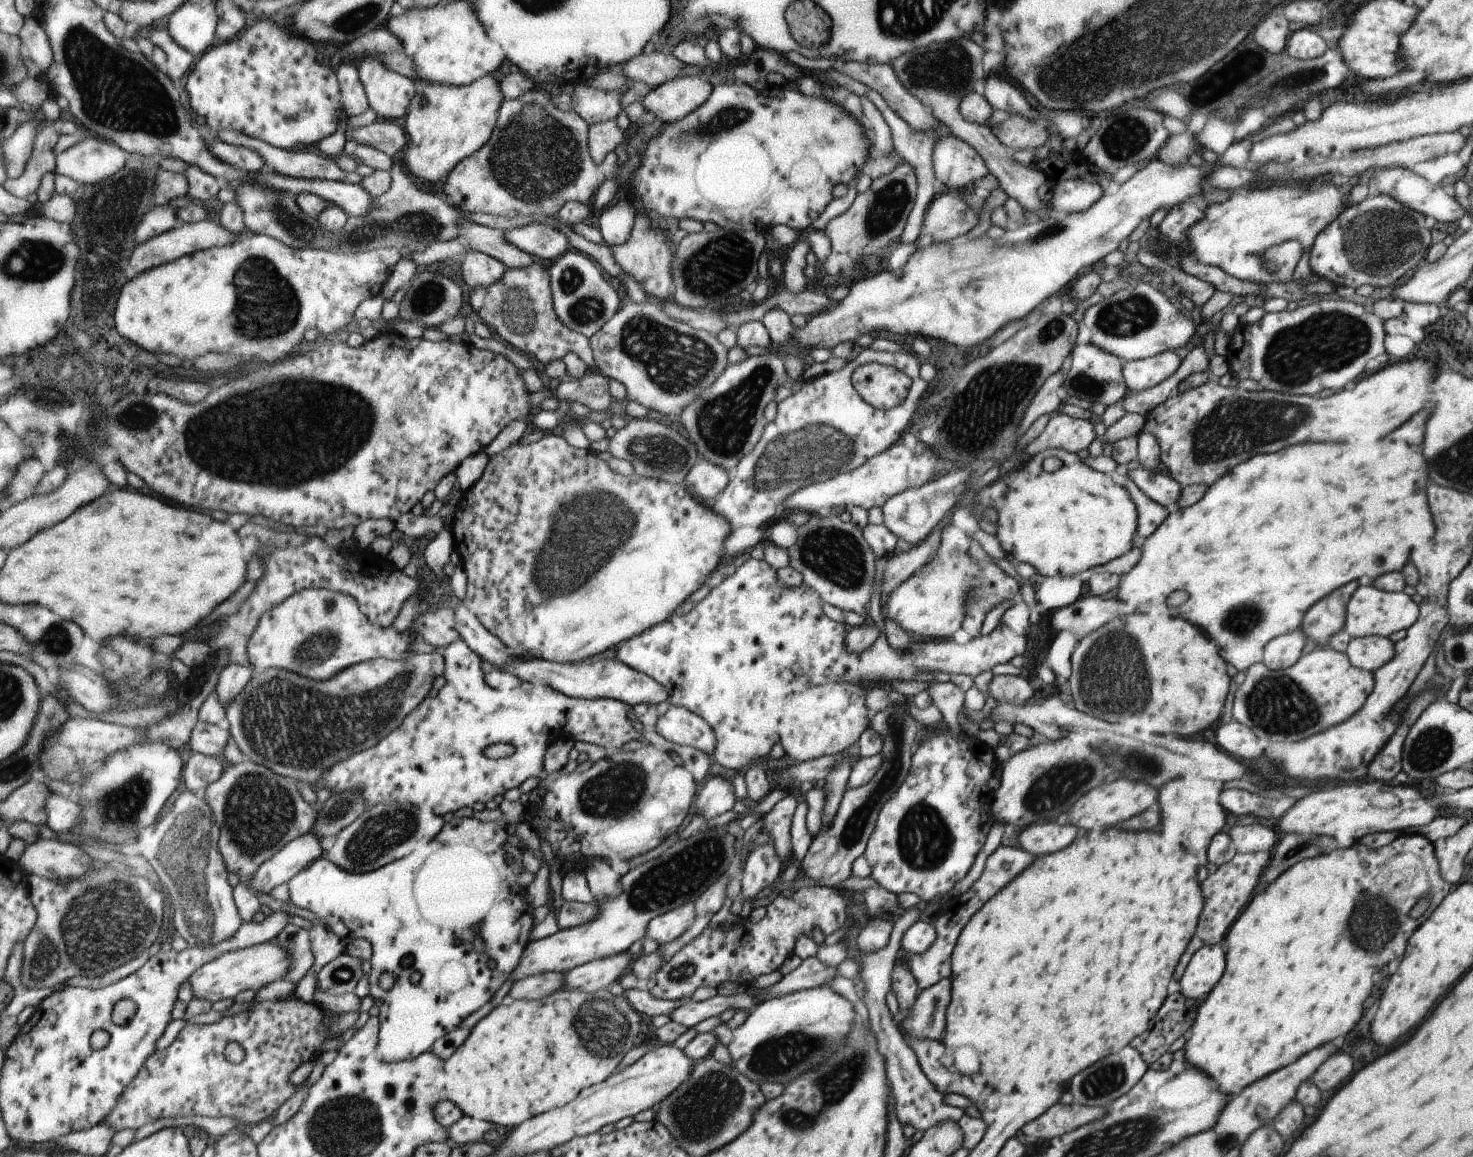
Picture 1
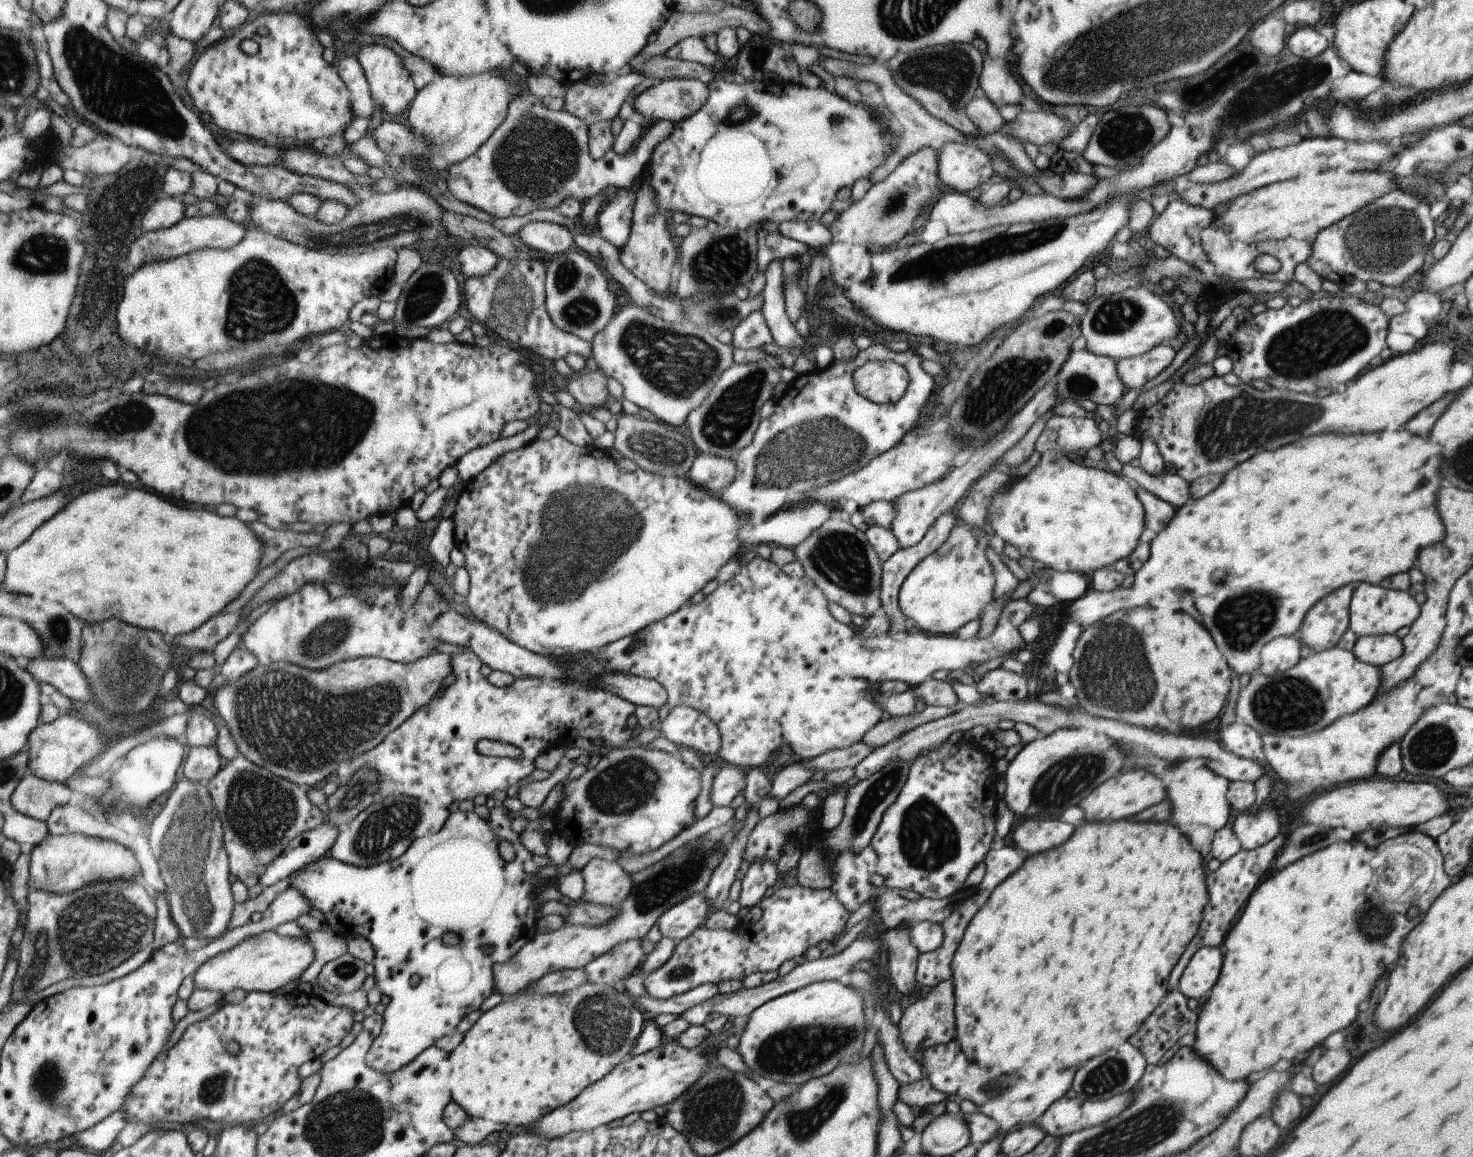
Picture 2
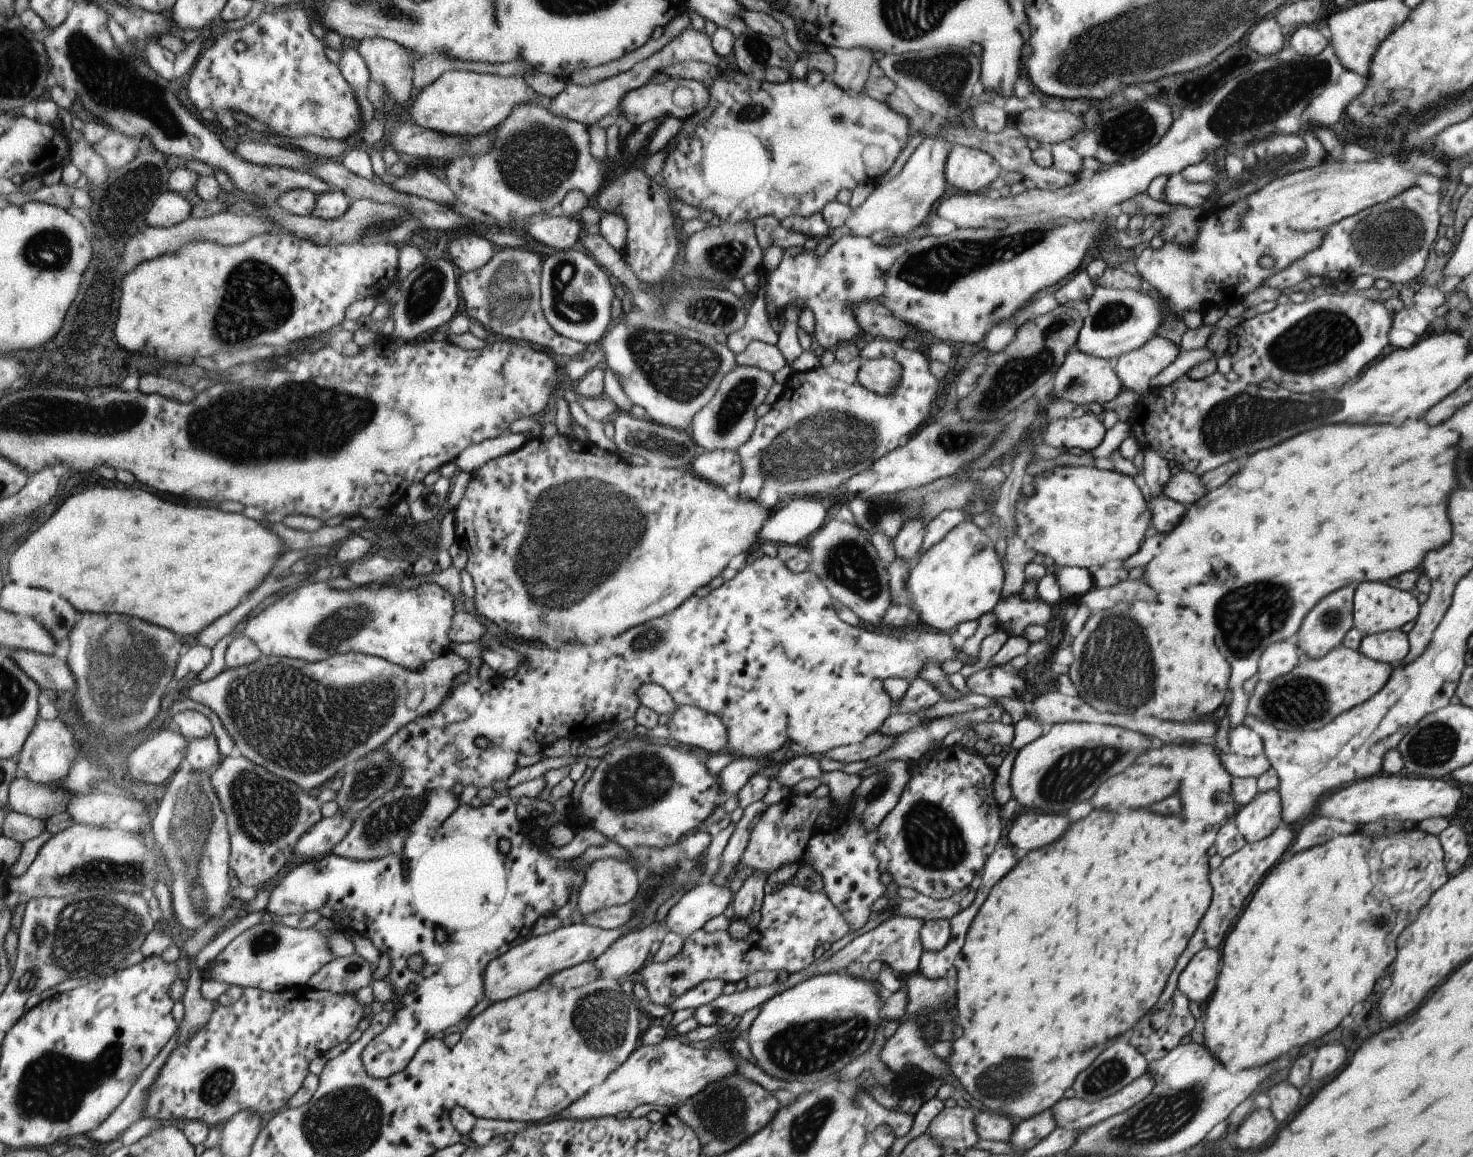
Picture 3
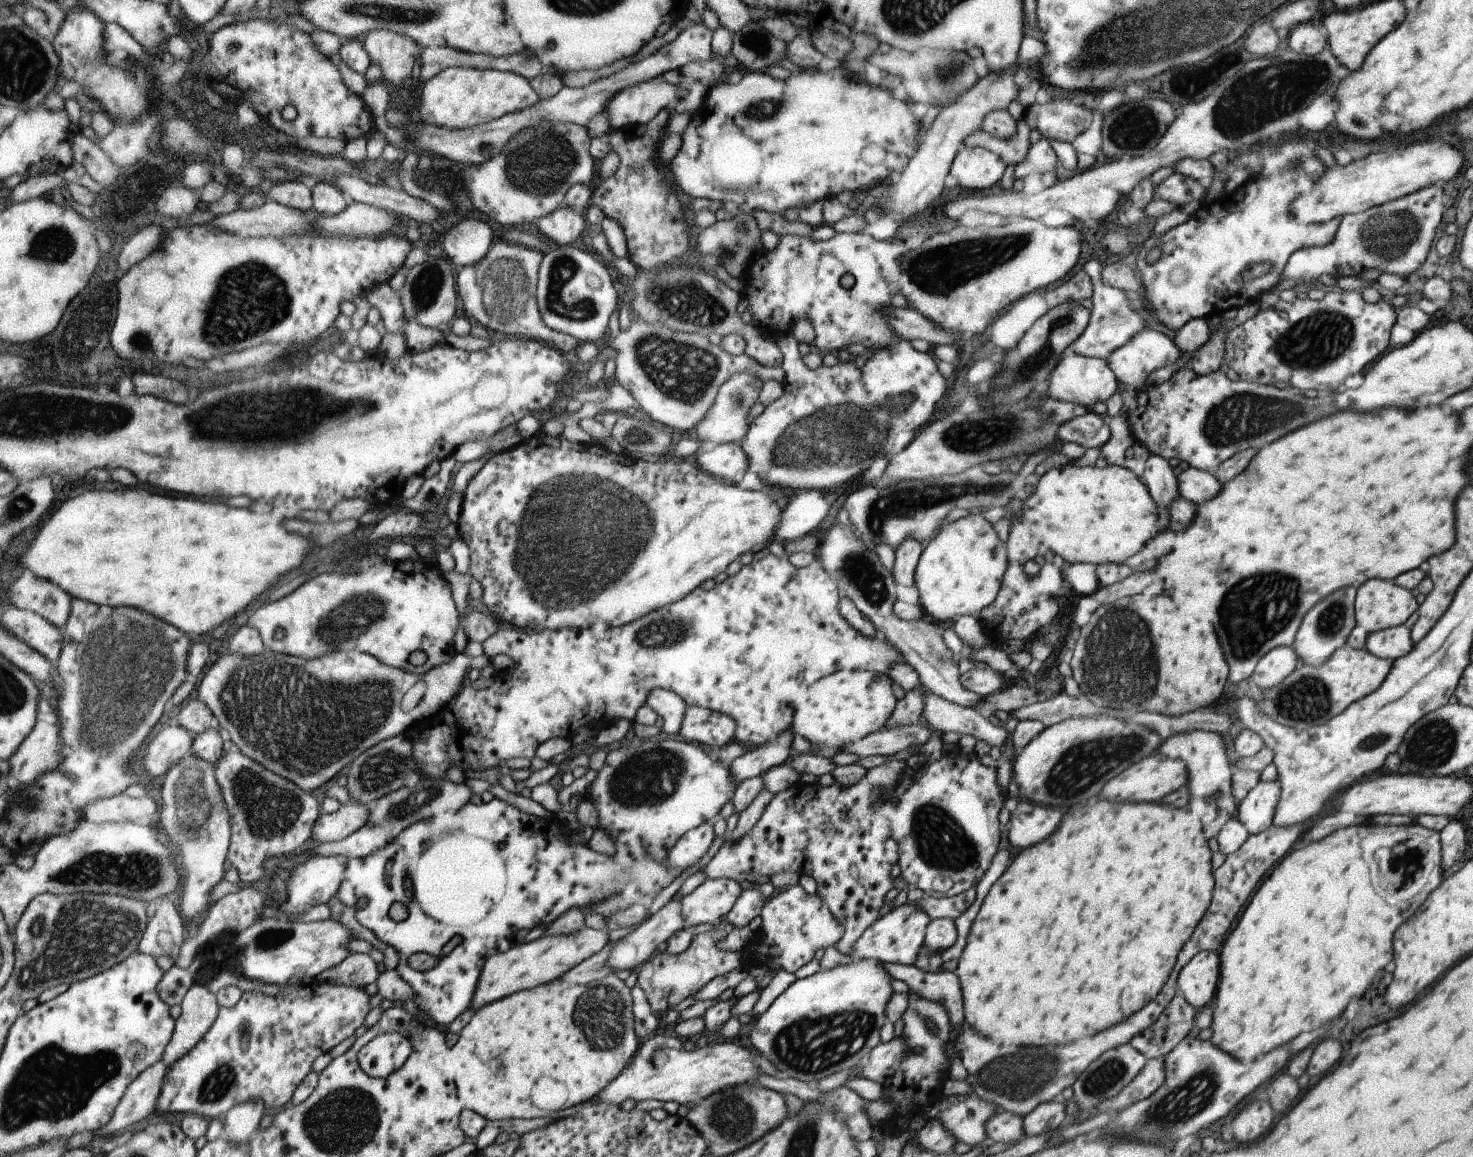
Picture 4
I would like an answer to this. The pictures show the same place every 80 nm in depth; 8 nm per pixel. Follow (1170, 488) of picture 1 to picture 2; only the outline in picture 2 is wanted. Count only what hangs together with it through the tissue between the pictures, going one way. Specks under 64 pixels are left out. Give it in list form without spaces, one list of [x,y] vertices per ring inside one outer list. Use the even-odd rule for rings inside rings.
[[[1129,464],[1121,466],[1120,474],[1137,482],[1145,492],[1157,496],[1159,500],[1167,502],[1174,509],[1185,505],[1189,498],[1189,483],[1183,481],[1176,474],[1162,473],[1159,476],[1149,476],[1140,467],[1133,468]]]

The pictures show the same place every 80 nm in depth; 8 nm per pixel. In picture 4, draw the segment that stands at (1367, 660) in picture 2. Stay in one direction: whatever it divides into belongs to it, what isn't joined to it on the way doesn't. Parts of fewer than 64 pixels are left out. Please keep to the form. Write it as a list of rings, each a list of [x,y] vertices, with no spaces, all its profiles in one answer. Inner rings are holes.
[[[1407,625],[1389,627],[1374,633],[1369,633],[1364,642],[1364,648],[1379,658],[1394,661],[1405,656],[1412,649],[1410,629]]]

